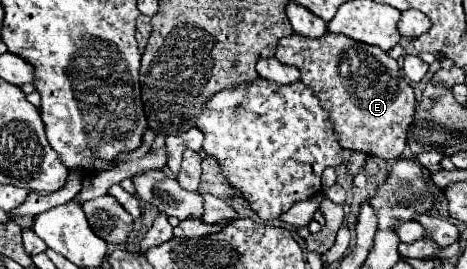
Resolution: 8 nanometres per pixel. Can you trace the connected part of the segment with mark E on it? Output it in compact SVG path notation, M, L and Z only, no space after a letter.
M295 33L279 41L275 57L299 69L301 81L313 89L321 105L331 113L335 133L345 149L387 161L401 157L407 127L415 115L415 93L405 81L399 63L383 49L335 33L325 33L321 39L307 39Z

